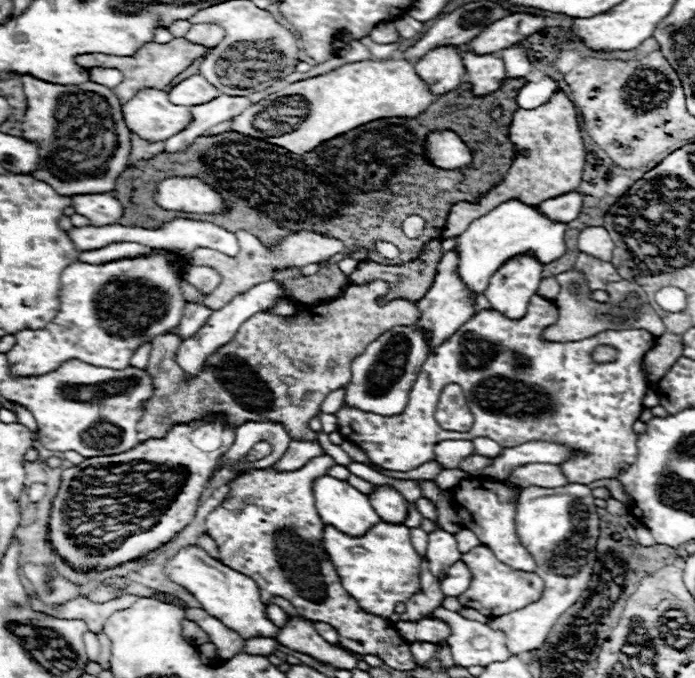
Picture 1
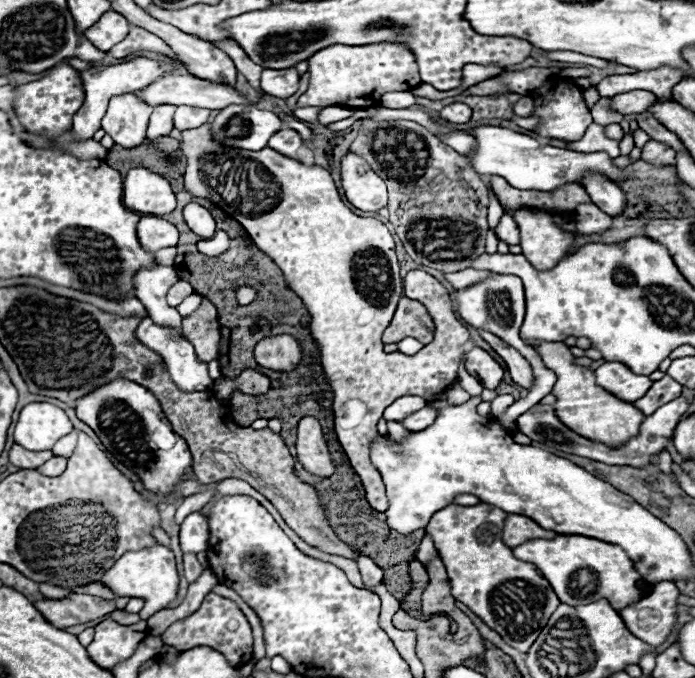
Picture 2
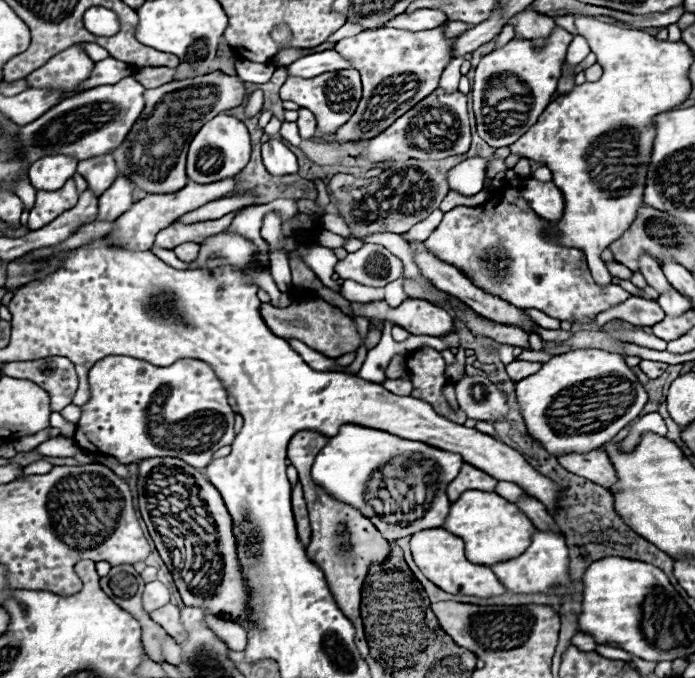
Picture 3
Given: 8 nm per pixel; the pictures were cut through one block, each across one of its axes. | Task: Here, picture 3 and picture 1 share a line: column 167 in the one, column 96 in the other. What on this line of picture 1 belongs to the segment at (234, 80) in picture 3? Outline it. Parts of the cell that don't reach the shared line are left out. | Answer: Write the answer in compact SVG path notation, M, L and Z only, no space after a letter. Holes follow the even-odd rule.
M28 74L12 76L22 82L28 100L22 138L36 142L40 154L40 168L28 176L36 176L60 196L112 192L116 178L128 168L130 156L130 130L122 120L120 100L114 90L96 82L56 86Z

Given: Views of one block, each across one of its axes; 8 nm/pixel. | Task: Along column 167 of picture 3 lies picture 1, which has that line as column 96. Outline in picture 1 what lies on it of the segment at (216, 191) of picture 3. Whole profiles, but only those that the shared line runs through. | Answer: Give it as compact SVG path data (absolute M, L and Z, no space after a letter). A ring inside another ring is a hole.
M78 194L72 196L76 214L90 220L90 226L116 224L122 216L122 206L112 194Z

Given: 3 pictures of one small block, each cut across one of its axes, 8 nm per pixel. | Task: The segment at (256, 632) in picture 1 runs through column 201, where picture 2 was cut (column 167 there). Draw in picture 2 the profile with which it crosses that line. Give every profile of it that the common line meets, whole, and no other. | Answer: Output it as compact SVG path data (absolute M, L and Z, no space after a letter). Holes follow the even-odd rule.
M154 544L154 546L142 548L138 552L124 552L124 556L120 556L120 560L116 560L114 566L102 574L100 584L110 588L116 596L144 598L146 604L138 614L141 619L147 620L158 610L164 610L176 598L178 570L176 570L174 554L172 554L172 550L168 550L162 544Z

